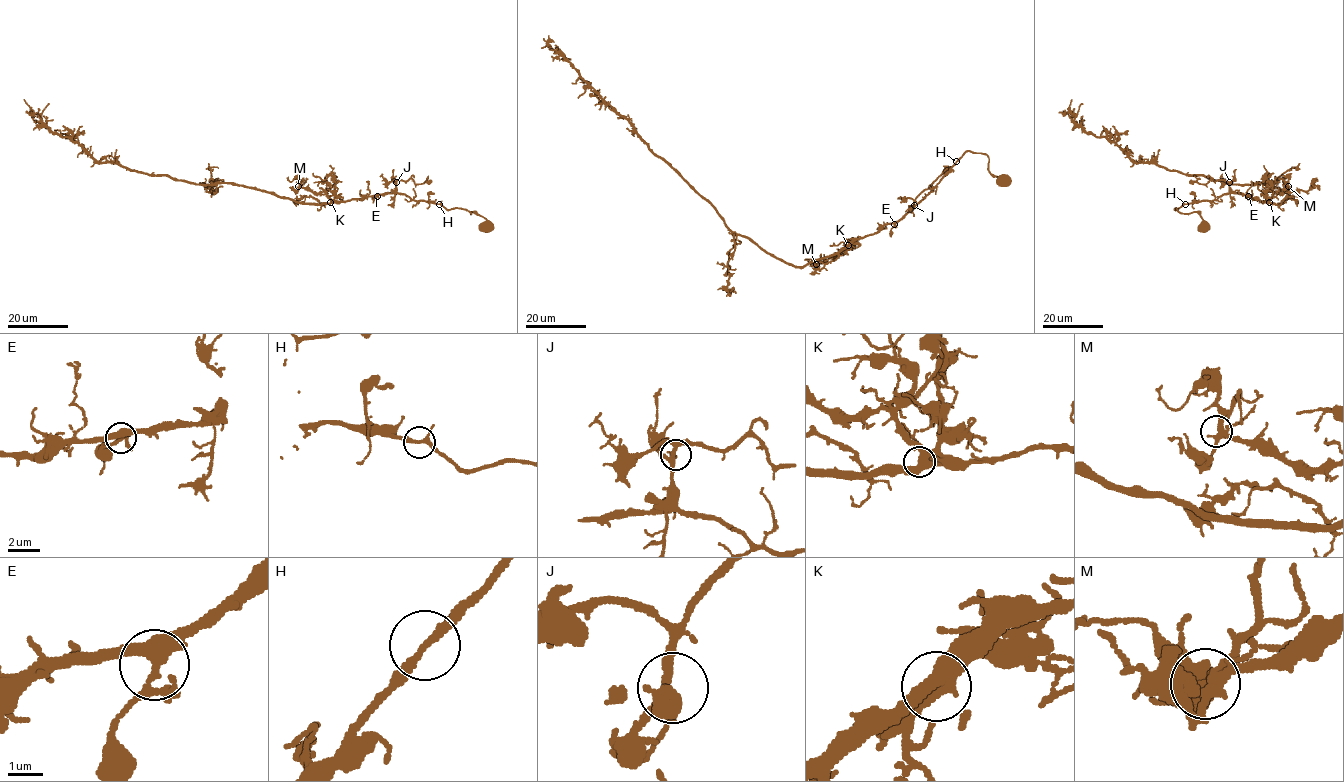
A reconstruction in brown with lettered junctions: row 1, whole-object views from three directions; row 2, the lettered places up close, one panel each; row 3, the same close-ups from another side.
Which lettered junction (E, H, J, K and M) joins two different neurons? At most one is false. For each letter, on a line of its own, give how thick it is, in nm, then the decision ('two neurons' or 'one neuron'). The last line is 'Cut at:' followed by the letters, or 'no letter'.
E: 320 nm thick; one neuron
H: 200 nm thick; one neuron
J: 280 nm thick; one neuron
K: 440 nm thick; one neuron
M: 300 nm thick; one neuron
Cut at: no letter

